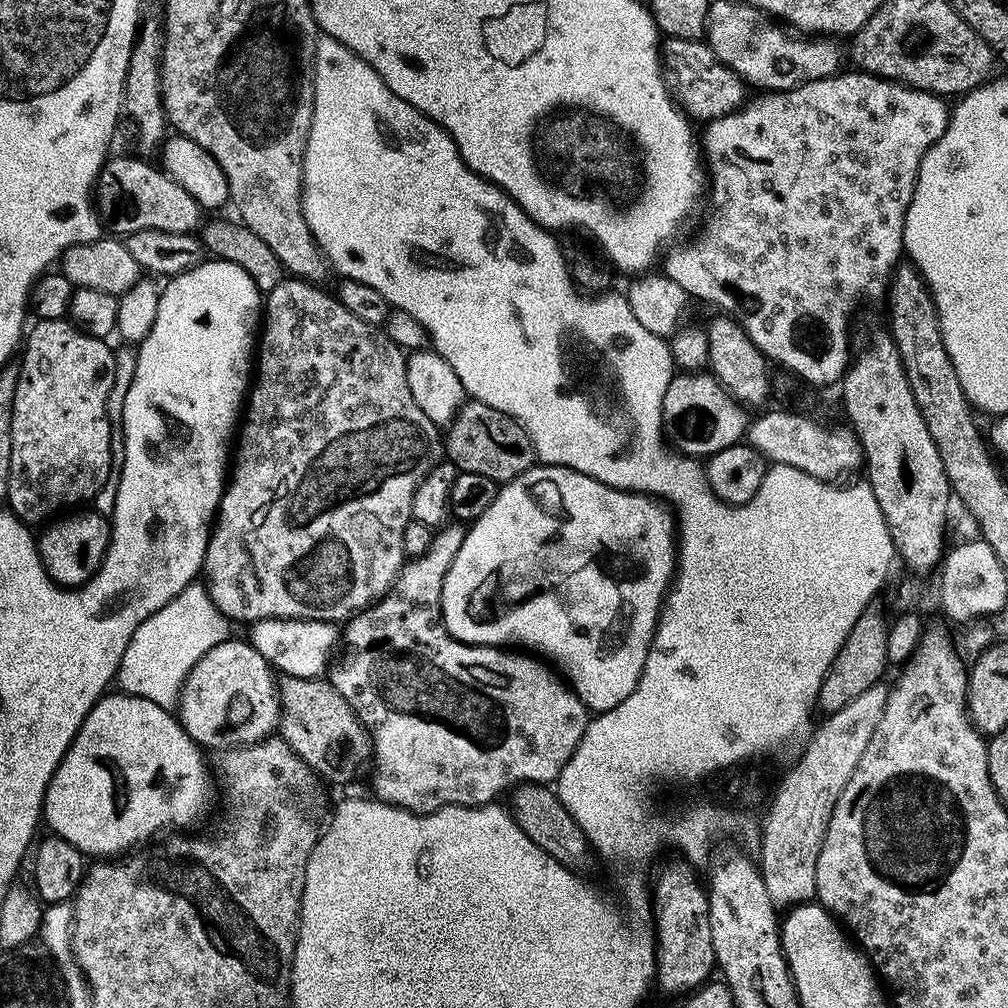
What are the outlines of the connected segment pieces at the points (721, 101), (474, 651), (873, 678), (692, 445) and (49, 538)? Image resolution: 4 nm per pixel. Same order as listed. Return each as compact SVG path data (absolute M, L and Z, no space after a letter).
M667 37L662 44L662 67L664 79L676 103L691 121L717 120L731 112L740 111L746 103L744 79L719 60L703 39Z
M449 522L443 525L433 535L432 545L428 552L416 559L409 559L405 563L400 570L399 578L393 582L390 591L381 600L375 601L369 604L367 608L362 609L361 612L357 612L343 625L340 661L338 661L338 656L330 672L332 685L336 687L338 694L342 694L342 698L346 698L346 702L350 702L354 714L358 714L358 718L366 726L372 739L374 768L380 771L371 773L371 776L373 775L372 788L376 791L373 792L375 799L382 800L386 804L392 804L395 808L407 808L409 812L417 814L437 812L439 808L451 808L453 806L465 808L485 806L493 803L499 792L501 794L507 793L517 784L548 784L555 781L566 766L566 762L574 754L590 719L589 709L584 707L584 703L576 697L575 691L567 683L562 682L559 675L556 675L557 677L552 676L553 669L547 663L541 662L531 655L521 654L516 650L505 650L500 646L464 644L461 640L455 640L446 630L444 617L440 614L442 586L450 566L454 566L454 558L458 558L458 550L462 550L465 531L465 525L460 522Z
M883 599L872 600L858 614L858 622L850 630L846 642L842 642L842 650L830 662L830 670L826 678L822 678L822 686L818 690L816 699L817 709L821 713L831 714L842 710L842 706L850 706L858 694L866 694L875 684L881 683L885 679L884 671L890 668L888 655L886 654L886 638L888 637L889 617L884 617Z
M704 370L673 375L662 398L662 410L664 431L670 437L671 447L693 458L709 458L741 443L750 423L745 405L738 403L715 376Z
M96 510L84 512L81 516L72 515L76 514L65 515L60 518L65 518L65 520L57 519L55 522L49 523L43 529L45 532L39 533L38 536L40 560L44 564L44 569L61 586L85 584L100 569L100 563L104 561L108 542L112 539L113 534L110 524L108 528L110 520L107 515L100 515Z

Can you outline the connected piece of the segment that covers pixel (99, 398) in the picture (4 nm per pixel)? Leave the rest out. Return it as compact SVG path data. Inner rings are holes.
M68 318L36 320L33 325L27 329L23 341L24 357L18 360L20 373L12 407L10 482L6 497L7 507L29 526L43 525L57 514L75 509L72 508L75 504L97 499L102 486L110 484L107 479L114 465L110 450L114 426L108 417L108 399L116 386L116 352L107 339L94 338Z

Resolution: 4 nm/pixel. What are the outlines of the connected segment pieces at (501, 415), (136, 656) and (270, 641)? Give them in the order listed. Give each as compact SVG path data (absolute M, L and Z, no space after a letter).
M465 399L442 436L445 457L460 472L486 474L486 478L507 482L518 478L537 459L530 434L510 414L494 410L481 400Z
M193 582L186 585L182 594L178 594L162 610L150 614L138 630L134 630L134 638L130 638L130 646L126 646L126 654L122 654L122 662L118 673L118 685L121 693L146 698L158 706L171 709L179 701L180 687L184 685L184 679L188 677L188 671L214 646L229 639L228 627L230 621L216 609L214 602L208 596L208 590L203 583Z
M257 620L251 628L250 643L254 650L258 650L277 673L285 676L323 677L329 671L330 661L338 648L337 625L327 620Z

